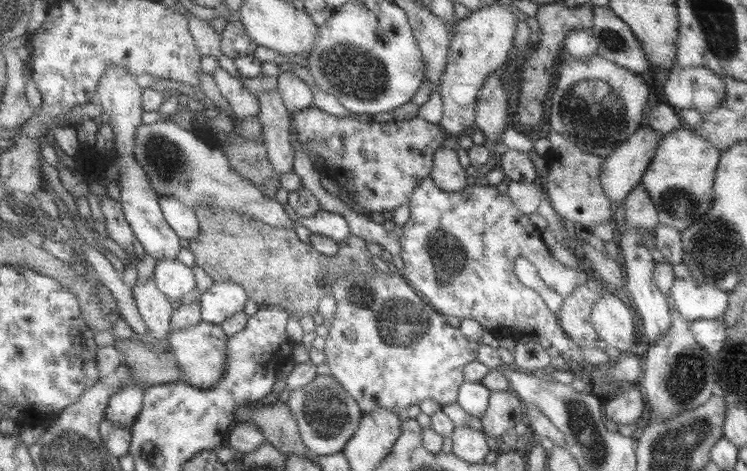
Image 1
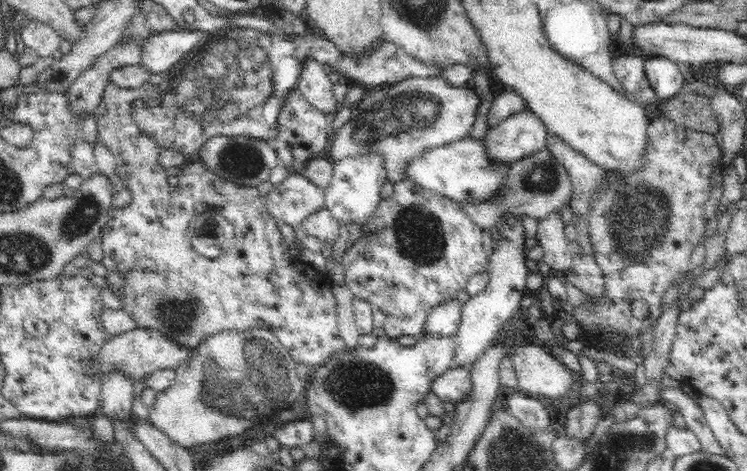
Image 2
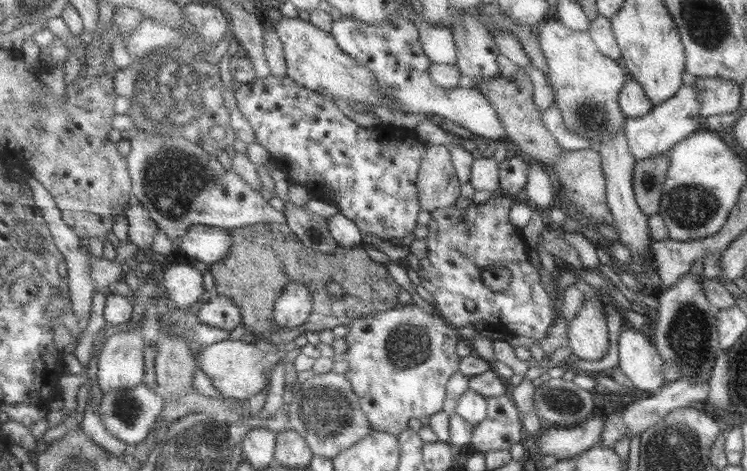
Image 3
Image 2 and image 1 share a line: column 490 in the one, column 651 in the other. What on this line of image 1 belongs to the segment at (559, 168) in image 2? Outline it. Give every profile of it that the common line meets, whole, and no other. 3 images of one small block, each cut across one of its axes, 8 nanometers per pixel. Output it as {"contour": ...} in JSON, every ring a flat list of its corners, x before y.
{"contour":[[642,184,635,185,630,194,622,202,624,220,628,225,641,230,653,230,658,222,657,213]]}

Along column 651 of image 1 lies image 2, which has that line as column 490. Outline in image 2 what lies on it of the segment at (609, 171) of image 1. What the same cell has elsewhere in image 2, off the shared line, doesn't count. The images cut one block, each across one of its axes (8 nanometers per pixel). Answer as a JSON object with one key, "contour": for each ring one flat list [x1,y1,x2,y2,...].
{"contour":[[526,109,488,129,483,138,492,161,512,164,544,149,548,136,542,120]]}

